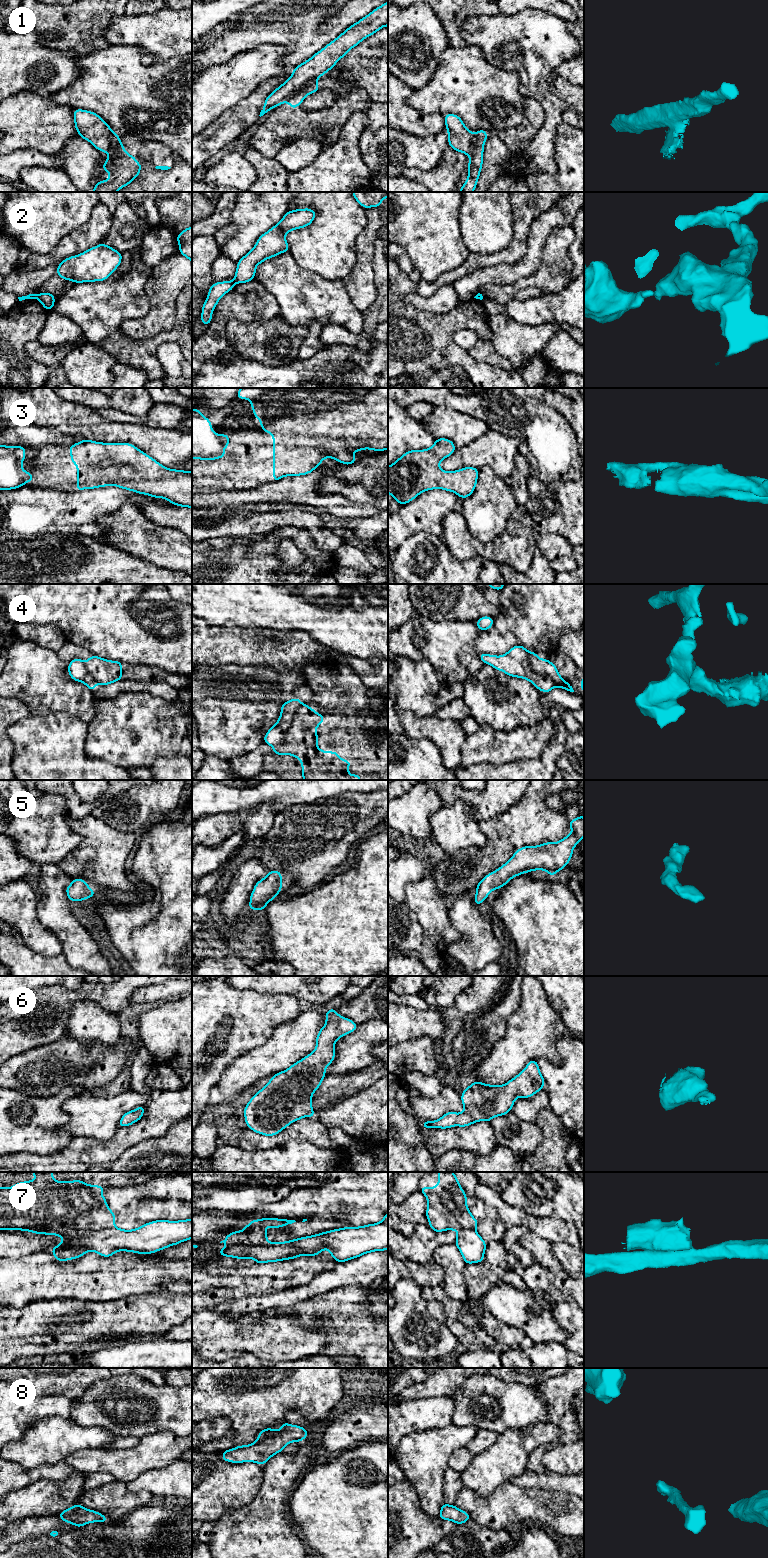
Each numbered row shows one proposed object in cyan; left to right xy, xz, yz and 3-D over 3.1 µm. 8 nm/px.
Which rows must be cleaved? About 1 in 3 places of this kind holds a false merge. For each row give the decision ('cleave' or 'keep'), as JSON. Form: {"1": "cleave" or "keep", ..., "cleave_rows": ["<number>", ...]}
{"1": "cleave", "2": "cleave", "3": "keep", "4": "cleave", "5": "keep", "6": "keep", "7": "cleave", "8": "keep", "cleave_rows": ["1", "2", "4", "7"]}

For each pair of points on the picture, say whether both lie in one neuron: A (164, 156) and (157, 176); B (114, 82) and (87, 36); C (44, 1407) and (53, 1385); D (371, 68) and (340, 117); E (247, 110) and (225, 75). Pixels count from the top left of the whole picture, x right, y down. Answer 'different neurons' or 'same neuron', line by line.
A: different neurons
B: different neurons
C: different neurons
D: different neurons
E: different neurons

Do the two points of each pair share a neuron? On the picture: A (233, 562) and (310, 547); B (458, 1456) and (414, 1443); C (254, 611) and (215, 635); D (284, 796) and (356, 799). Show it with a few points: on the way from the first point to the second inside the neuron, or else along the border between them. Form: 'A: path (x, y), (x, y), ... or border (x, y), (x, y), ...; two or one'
A: path (252, 551), (263, 548), (278, 534), (291, 534); one
B: border (465, 1446), (456, 1449), (451, 1454), (447, 1466); two
C: border (237, 625), (260, 628); two
D: border (350, 792), (304, 803); two

